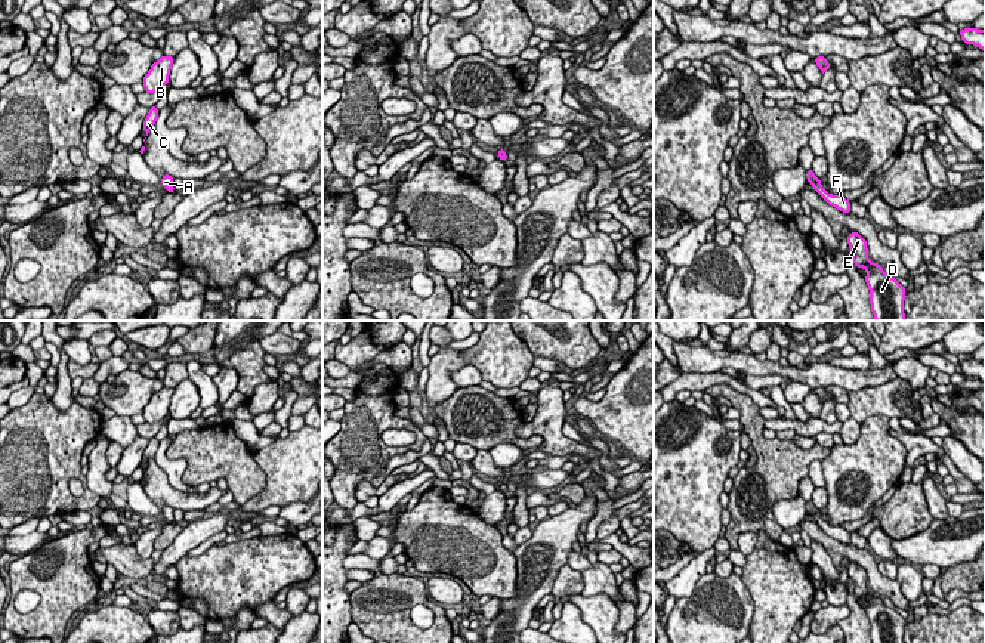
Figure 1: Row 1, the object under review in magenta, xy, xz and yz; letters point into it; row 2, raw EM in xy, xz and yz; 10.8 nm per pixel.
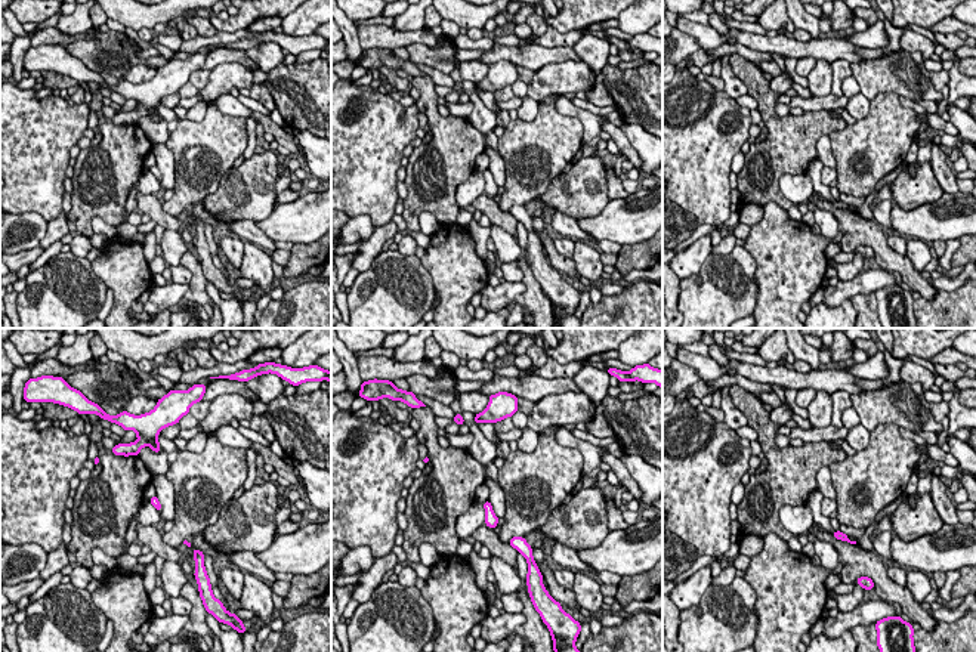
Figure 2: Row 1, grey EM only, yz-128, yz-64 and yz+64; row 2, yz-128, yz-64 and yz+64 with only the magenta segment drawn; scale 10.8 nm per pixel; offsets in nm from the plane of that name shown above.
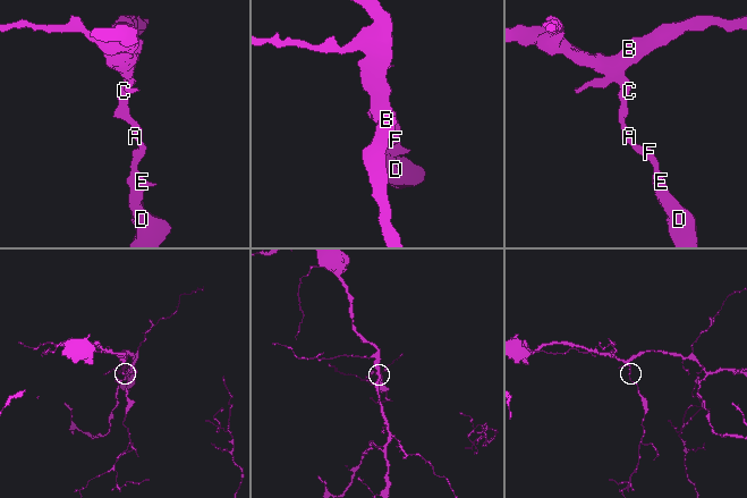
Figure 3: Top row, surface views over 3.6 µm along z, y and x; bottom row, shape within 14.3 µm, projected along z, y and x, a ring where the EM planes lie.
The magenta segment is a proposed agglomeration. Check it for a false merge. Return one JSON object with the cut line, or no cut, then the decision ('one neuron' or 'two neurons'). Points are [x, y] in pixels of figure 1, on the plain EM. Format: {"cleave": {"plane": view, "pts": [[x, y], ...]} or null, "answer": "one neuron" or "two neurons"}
{"cleave": null, "answer": "one neuron"}

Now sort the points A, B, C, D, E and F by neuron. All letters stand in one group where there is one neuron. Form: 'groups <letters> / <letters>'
groups A B C D E F

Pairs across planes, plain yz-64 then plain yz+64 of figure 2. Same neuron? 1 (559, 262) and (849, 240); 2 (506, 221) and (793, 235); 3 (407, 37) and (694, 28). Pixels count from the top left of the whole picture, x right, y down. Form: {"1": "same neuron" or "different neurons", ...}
{"1": "same neuron", "2": "different neurons", "3": "same neuron"}

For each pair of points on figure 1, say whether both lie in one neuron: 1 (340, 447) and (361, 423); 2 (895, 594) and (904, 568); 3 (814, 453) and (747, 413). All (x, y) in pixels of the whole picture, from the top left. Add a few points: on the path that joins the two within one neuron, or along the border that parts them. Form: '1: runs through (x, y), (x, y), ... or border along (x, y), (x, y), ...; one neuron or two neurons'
1: runs through (346, 441), (358, 429); one neuron
2: border along (895, 580), (910, 600); two neurons
3: runs through (794, 454), (775, 454), (755, 432); one neuron

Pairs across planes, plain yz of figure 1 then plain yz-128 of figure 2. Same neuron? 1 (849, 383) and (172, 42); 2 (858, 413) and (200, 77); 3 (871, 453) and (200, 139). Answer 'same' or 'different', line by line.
1: different
2: different
3: same

